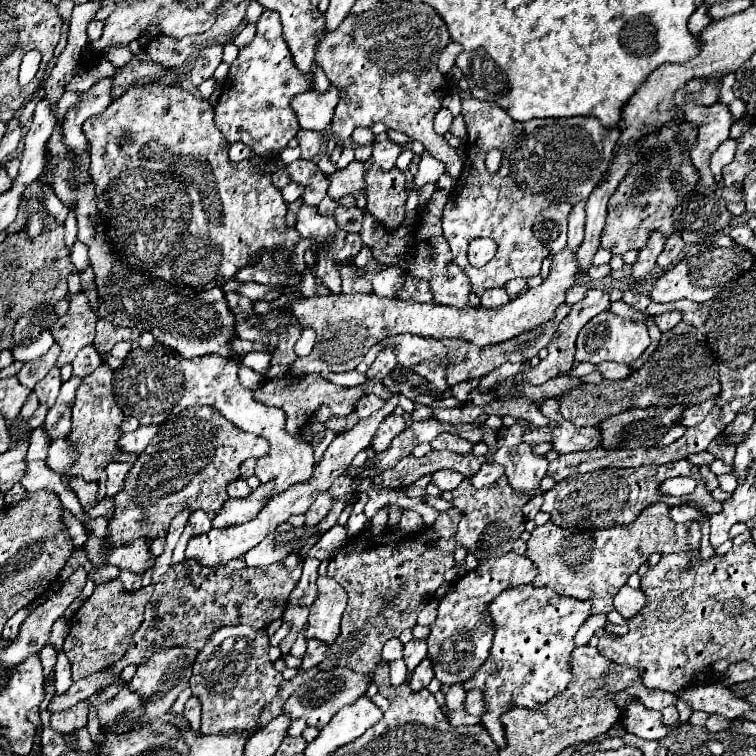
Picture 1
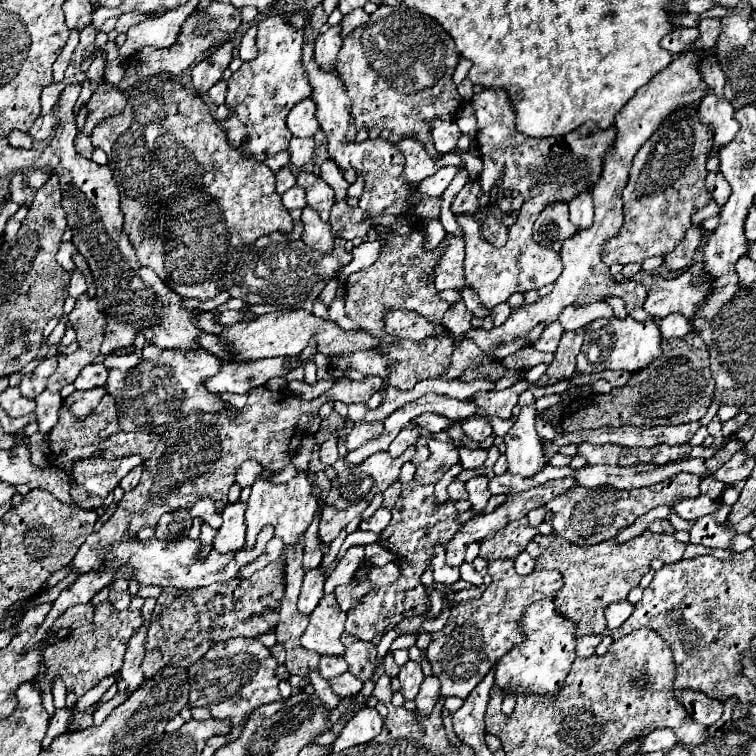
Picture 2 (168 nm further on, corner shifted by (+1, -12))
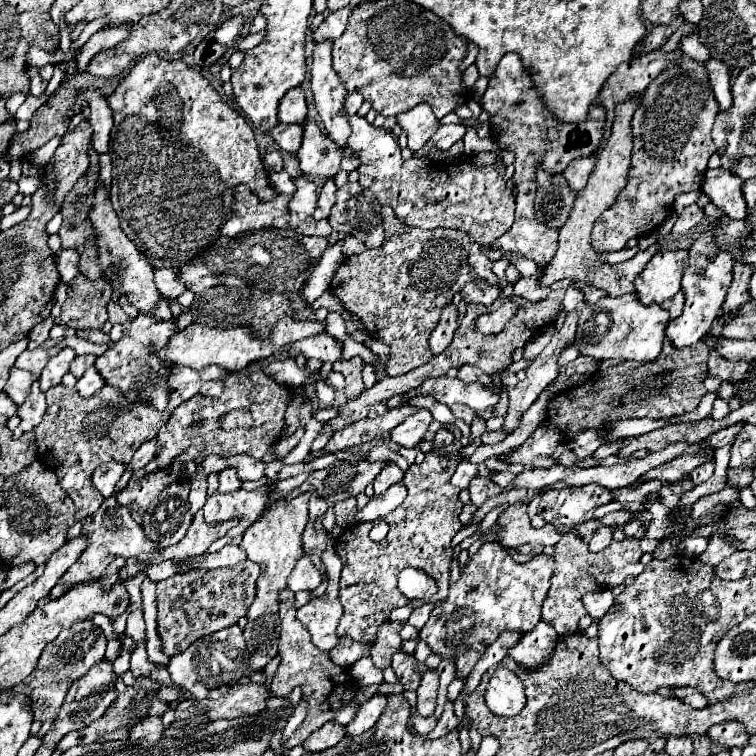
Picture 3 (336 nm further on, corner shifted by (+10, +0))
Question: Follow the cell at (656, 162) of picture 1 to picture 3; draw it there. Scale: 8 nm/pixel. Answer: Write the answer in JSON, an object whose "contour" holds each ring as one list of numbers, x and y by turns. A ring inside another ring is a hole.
{"contour":[[688,56,670,64,650,82,632,118,634,148,628,182,616,204,600,214,592,230,592,248,598,254,622,250,630,238,654,232,672,214,678,194,700,188,708,158,716,152,710,138,716,114,718,104,710,92,706,68]]}

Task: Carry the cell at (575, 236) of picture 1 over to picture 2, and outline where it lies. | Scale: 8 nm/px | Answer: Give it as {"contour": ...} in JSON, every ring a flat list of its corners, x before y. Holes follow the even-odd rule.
{"contour":[[581,192,569,202,569,212,571,212,571,222,577,228,587,228,591,226,593,220,593,198,591,192]]}

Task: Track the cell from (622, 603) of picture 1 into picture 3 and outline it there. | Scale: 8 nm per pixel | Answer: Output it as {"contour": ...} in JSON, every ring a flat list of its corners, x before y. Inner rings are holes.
{"contour":[[598,590,598,592,590,592,590,594,586,594,584,598,582,598,582,602,584,602,584,606,586,606,586,610,588,610,588,614,594,618,594,620,600,620,600,616,604,616,608,610,610,610,610,606,614,604,614,594,612,594,612,590]]}

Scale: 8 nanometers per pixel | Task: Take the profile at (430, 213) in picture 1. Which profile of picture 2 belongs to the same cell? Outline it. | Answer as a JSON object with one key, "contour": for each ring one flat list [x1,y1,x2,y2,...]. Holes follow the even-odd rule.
{"contour":[[463,300,449,308,449,312,443,316,443,324,447,324,447,328,453,336,453,342,461,342,465,338,467,330,471,328,471,318,473,318,473,314,467,310]]}

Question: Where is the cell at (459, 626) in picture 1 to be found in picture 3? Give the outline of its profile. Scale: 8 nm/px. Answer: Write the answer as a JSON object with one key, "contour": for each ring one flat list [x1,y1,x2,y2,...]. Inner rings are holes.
{"contour":[[484,542,467,561,460,580,450,586,448,598,438,604,426,626,420,630,420,640,442,658,452,658,456,664,456,678,464,680,500,632,508,630,526,634,538,624,552,572,552,556,536,554,526,562,516,562,500,544]]}

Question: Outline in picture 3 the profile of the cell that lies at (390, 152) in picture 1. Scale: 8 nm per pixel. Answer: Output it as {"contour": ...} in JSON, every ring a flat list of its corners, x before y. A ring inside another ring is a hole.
{"contour":[[446,124,446,126,440,126,436,132,434,132,434,138,428,140,420,150,414,152,414,158,428,158,430,156,430,150,432,148,438,148,438,150,450,150,450,146,460,140,466,132,466,126,464,124]]}

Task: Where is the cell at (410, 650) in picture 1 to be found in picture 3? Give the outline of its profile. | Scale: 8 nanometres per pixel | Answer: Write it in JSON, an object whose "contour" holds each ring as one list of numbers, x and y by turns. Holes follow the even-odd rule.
{"contour":[[396,652,392,656,392,668,400,680,400,684,404,686,404,690,416,690,420,684,420,674,418,674,418,662,414,660,414,656,404,654,404,652]]}

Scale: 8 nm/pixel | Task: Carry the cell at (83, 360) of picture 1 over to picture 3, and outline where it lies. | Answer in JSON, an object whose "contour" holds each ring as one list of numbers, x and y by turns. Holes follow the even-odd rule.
{"contour":[[76,356,74,358,74,362,72,362,72,366,70,366,70,372,76,376,76,378,82,378,82,374,90,368,90,366,94,366,94,360,96,360,96,356]]}

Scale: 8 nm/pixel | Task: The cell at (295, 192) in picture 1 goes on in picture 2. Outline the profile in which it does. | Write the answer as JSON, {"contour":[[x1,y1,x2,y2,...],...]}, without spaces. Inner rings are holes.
{"contour":[[293,186,289,188,285,194,283,194,283,204,287,210,295,210,295,208,305,208,307,202,305,202,305,190,301,186]]}

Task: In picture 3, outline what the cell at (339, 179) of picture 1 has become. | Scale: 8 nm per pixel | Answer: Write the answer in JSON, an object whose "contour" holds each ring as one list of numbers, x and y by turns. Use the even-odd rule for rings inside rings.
{"contour":[[316,122,304,124,304,140,298,150,298,160,302,158,302,172,306,176,320,176,320,178,334,178,340,170,342,148,338,148]]}

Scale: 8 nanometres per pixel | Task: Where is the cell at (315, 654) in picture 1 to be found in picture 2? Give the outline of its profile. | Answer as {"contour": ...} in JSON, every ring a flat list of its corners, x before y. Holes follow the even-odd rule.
{"contour":[[321,656,319,672,325,680,331,680,331,678,347,672,347,662,345,662,343,656]]}

